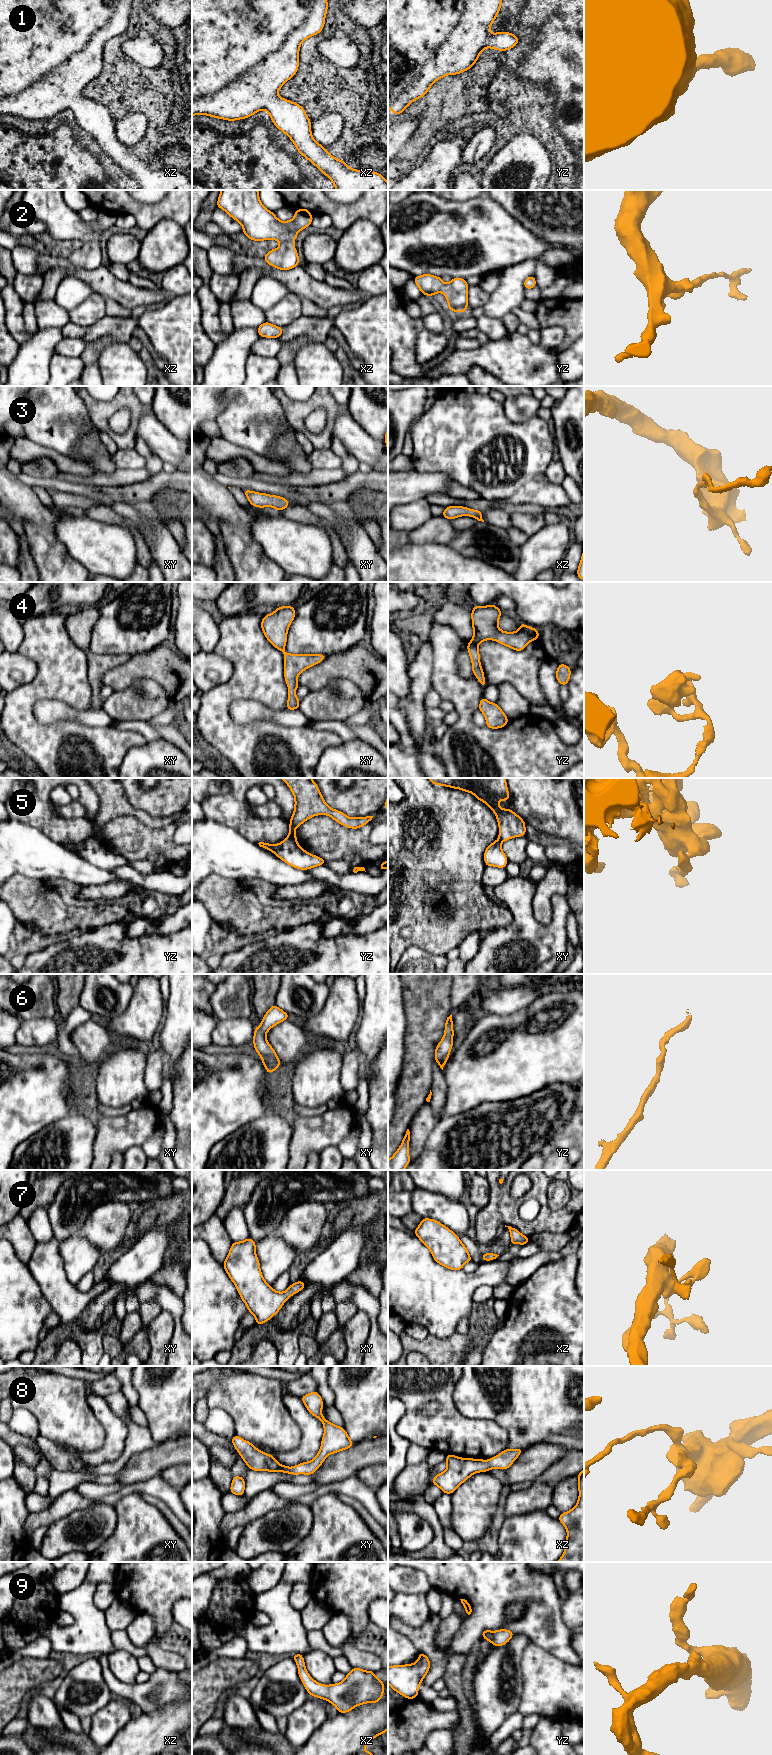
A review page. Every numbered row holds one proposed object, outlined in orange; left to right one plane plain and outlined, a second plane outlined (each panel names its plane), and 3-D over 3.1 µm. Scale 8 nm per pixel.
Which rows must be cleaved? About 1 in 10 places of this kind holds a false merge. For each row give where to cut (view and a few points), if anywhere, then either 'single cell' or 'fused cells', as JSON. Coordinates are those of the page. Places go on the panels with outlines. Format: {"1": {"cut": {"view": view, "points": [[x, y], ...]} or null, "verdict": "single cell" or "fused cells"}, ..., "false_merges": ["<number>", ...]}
{"1": {"cut": null, "verdict": "single cell"}, "2": {"cut": null, "verdict": "single cell"}, "3": {"cut": null, "verdict": "single cell"}, "4": {"cut": null, "verdict": "single cell"}, "5": {"cut": {"view": "yz", "points": [[289, 833], [296, 841]]}, "verdict": "fused cells"}, "6": {"cut": null, "verdict": "single cell"}, "7": {"cut": null, "verdict": "single cell"}, "8": {"cut": null, "verdict": "single cell"}, "9": {"cut": null, "verdict": "single cell"}, "false_merges": ["5"]}

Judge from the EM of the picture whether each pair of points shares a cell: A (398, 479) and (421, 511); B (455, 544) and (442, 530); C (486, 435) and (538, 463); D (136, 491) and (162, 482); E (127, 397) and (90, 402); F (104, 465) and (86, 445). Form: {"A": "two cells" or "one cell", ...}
{"A": "two cells", "B": "two cells", "C": "one cell", "D": "one cell", "E": "one cell", "F": "one cell"}

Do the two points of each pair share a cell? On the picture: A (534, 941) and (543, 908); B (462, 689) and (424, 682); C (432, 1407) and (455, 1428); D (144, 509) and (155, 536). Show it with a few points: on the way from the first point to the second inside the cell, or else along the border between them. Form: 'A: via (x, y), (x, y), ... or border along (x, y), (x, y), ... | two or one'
A: border along (531, 899), (533, 916), (541, 923), (548, 925) | two
B: border along (433, 660), (430, 685) | two
C: border along (440, 1404), (430, 1400), (419, 1412) | two
D: via (151, 516), (156, 521), (156, 529) | one

